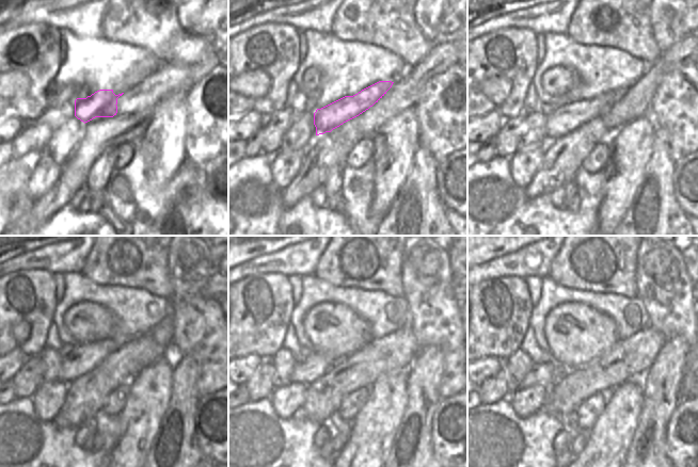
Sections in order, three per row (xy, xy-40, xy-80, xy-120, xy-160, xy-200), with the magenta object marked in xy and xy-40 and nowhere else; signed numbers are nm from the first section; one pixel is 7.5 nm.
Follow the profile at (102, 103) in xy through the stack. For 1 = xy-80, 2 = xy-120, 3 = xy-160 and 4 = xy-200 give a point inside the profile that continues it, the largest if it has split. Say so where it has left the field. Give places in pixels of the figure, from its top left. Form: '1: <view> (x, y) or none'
1: xy-80 (561, 121)
2: xy-120 (83, 358)
3: xy-160 (315, 366)
4: xy-200 (546, 373)

